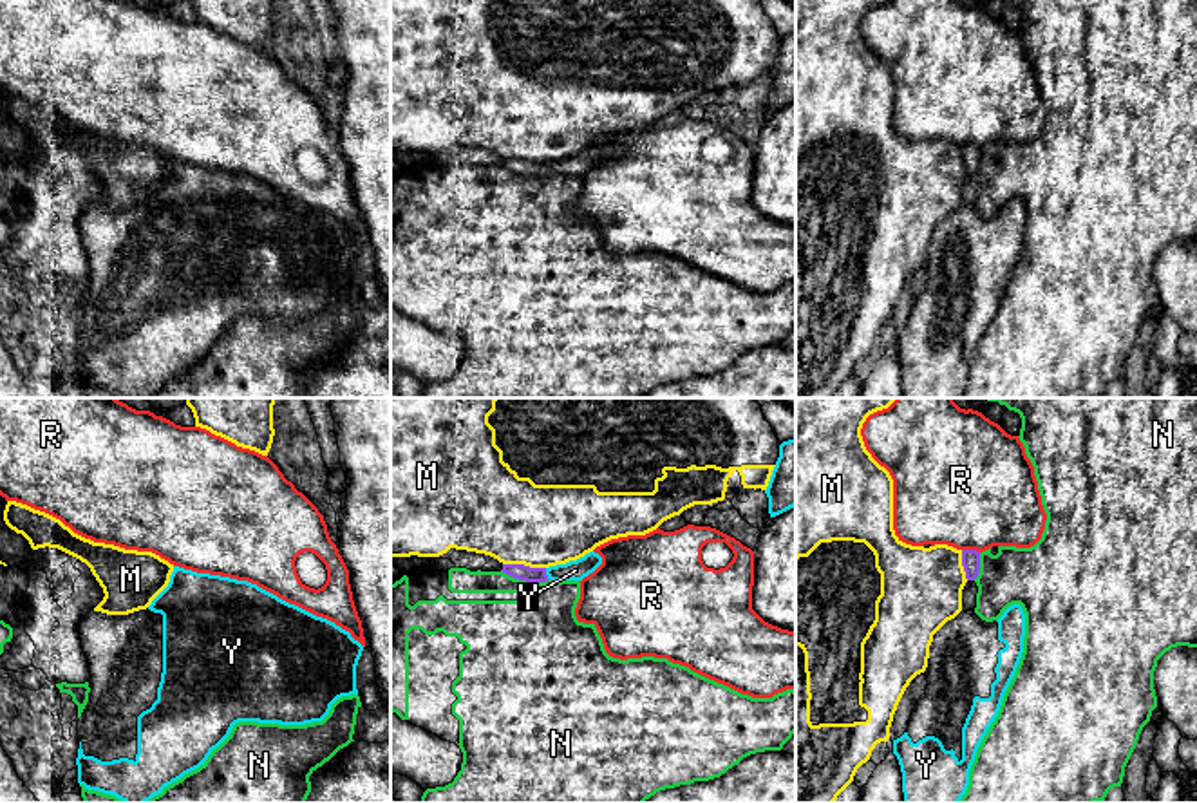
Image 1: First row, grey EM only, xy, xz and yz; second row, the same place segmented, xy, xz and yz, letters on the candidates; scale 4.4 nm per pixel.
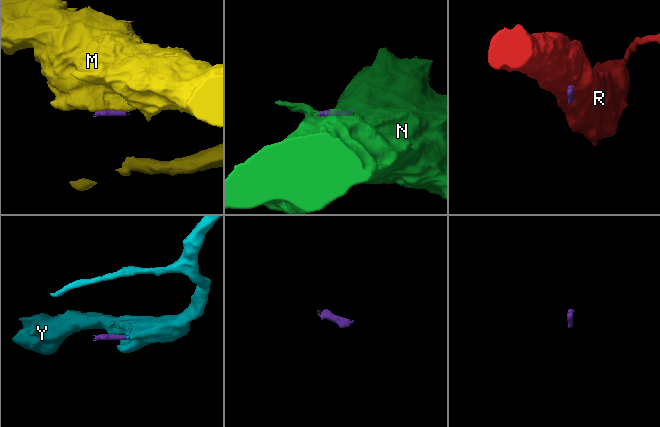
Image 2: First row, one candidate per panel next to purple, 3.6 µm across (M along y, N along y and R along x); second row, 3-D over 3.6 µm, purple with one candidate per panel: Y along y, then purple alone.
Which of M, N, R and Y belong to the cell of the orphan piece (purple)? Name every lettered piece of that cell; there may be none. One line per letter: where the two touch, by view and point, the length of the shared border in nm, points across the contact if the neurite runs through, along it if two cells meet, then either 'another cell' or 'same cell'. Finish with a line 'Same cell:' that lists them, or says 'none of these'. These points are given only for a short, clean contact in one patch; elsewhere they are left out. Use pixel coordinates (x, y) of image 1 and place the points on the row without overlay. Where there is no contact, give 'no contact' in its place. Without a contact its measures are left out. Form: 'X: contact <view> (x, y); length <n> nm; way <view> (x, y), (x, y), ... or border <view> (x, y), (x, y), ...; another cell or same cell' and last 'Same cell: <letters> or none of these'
M: contact xz (523, 160); length 190 nm; another cell
N: contact xz (525, 174); length 220 nm; another cell
R: contact yz (971, 145); length 90 nm; another cell
Y: contact xz (545, 169); length 60 nm; way xz (521, 167), (545, 169), (575, 165); same cell
Same cell: Y

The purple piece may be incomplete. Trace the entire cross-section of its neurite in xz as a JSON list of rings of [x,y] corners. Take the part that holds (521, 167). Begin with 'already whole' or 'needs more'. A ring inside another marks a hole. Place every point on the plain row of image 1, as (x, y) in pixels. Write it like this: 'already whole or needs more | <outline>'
needs more | [[[595,146],[586,148],[577,156],[557,159],[550,163],[530,163],[524,159],[503,159],[503,168],[526,175],[526,177],[546,177],[546,175],[582,175],[602,159],[602,152]]]

